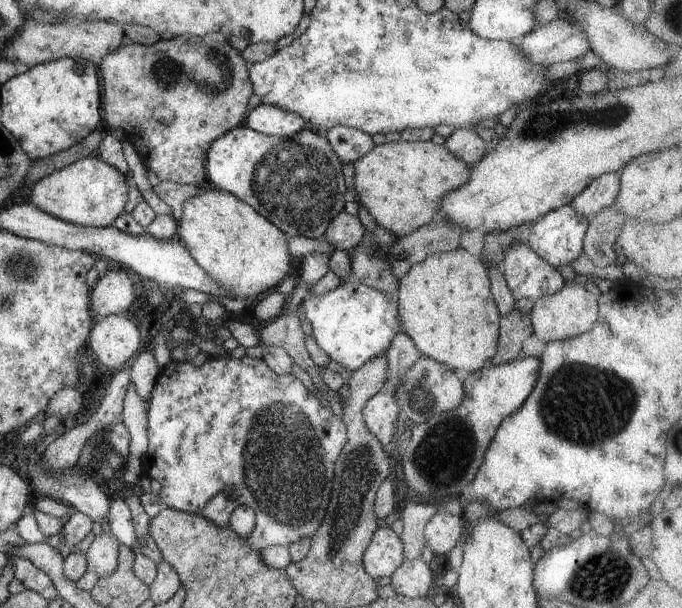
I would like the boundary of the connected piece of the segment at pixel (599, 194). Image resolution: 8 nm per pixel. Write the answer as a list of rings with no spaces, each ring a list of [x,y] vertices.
[[[620,172],[606,173],[593,180],[571,201],[570,206],[576,214],[592,218],[604,208],[612,207],[620,190]]]

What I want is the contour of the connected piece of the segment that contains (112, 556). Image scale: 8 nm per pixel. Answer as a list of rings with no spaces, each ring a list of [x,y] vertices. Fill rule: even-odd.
[[[111,532],[94,539],[85,552],[88,571],[96,572],[98,576],[110,576],[118,566],[118,553],[121,543]]]

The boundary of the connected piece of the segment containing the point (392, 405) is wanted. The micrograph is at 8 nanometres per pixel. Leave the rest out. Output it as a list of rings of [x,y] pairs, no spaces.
[[[382,391],[378,394],[375,394],[366,402],[364,408],[362,409],[364,424],[368,427],[368,430],[386,447],[389,447],[393,444],[395,440],[395,435],[399,430],[397,422],[401,414],[401,407],[397,402],[396,397],[392,396],[391,393]]]

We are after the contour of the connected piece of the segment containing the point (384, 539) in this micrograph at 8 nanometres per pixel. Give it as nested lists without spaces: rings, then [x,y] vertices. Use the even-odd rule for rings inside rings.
[[[378,527],[363,554],[362,564],[373,578],[388,578],[405,561],[404,547],[392,527]]]

